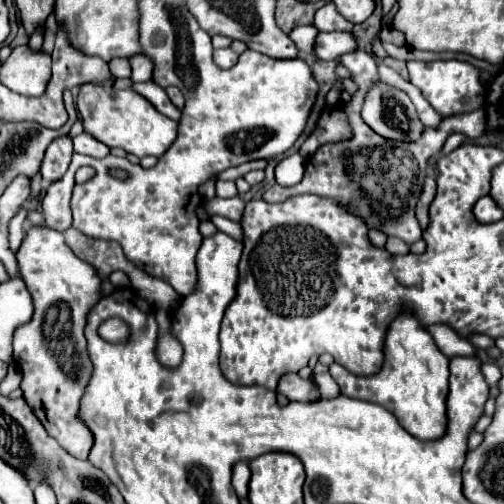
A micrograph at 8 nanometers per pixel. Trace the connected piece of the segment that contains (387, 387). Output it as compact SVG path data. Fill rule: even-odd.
M411 313L401 315L391 323L385 341L385 363L377 375L359 377L345 371L339 363L333 363L329 367L329 373L341 387L341 393L345 393L347 397L365 399L385 407L387 411L393 411L401 427L415 439L433 441L445 435L447 429L445 399L449 391L447 357L437 349L431 333L425 327L421 327Z

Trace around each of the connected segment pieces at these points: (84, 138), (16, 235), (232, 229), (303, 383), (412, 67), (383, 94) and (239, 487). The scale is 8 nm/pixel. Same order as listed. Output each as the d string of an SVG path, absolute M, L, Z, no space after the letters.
M89 133L77 135L73 139L73 147L75 147L75 153L89 155L89 157L95 157L95 159L103 159L105 155L109 155L109 147L103 145L101 141L97 141L95 137L91 137Z
M23 209L21 213L17 213L17 217L9 225L9 241L11 241L11 251L13 253L17 253L21 241L25 237L25 233L23 233L23 221L25 221L25 217L27 217L27 211Z
M213 215L213 223L215 223L215 227L217 227L219 231L223 231L223 233L235 237L235 239L241 239L241 237L243 237L243 235L241 235L241 225L235 223L235 221L231 221L231 219L227 219L227 217Z
M297 373L283 375L277 391L287 395L289 401L309 401L309 403L313 403L313 401L321 399L319 389L309 379L301 379Z
M449 59L449 61L409 61L407 63L411 83L419 87L425 95L425 99L445 117L449 115L461 115L469 113L473 109L481 109L485 101L485 87L479 81L479 69L475 69L471 63Z
M387 83L369 91L361 115L379 137L393 141L417 141L425 129L407 93Z
M243 461L243 463L237 463L235 469L233 469L233 489L235 489L235 493L239 495L239 499L247 499L249 477L251 477L249 465L247 465L245 461Z

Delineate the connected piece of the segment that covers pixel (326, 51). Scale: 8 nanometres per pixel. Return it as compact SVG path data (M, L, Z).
M317 33L313 51L320 60L331 61L356 47L357 40L352 33Z

